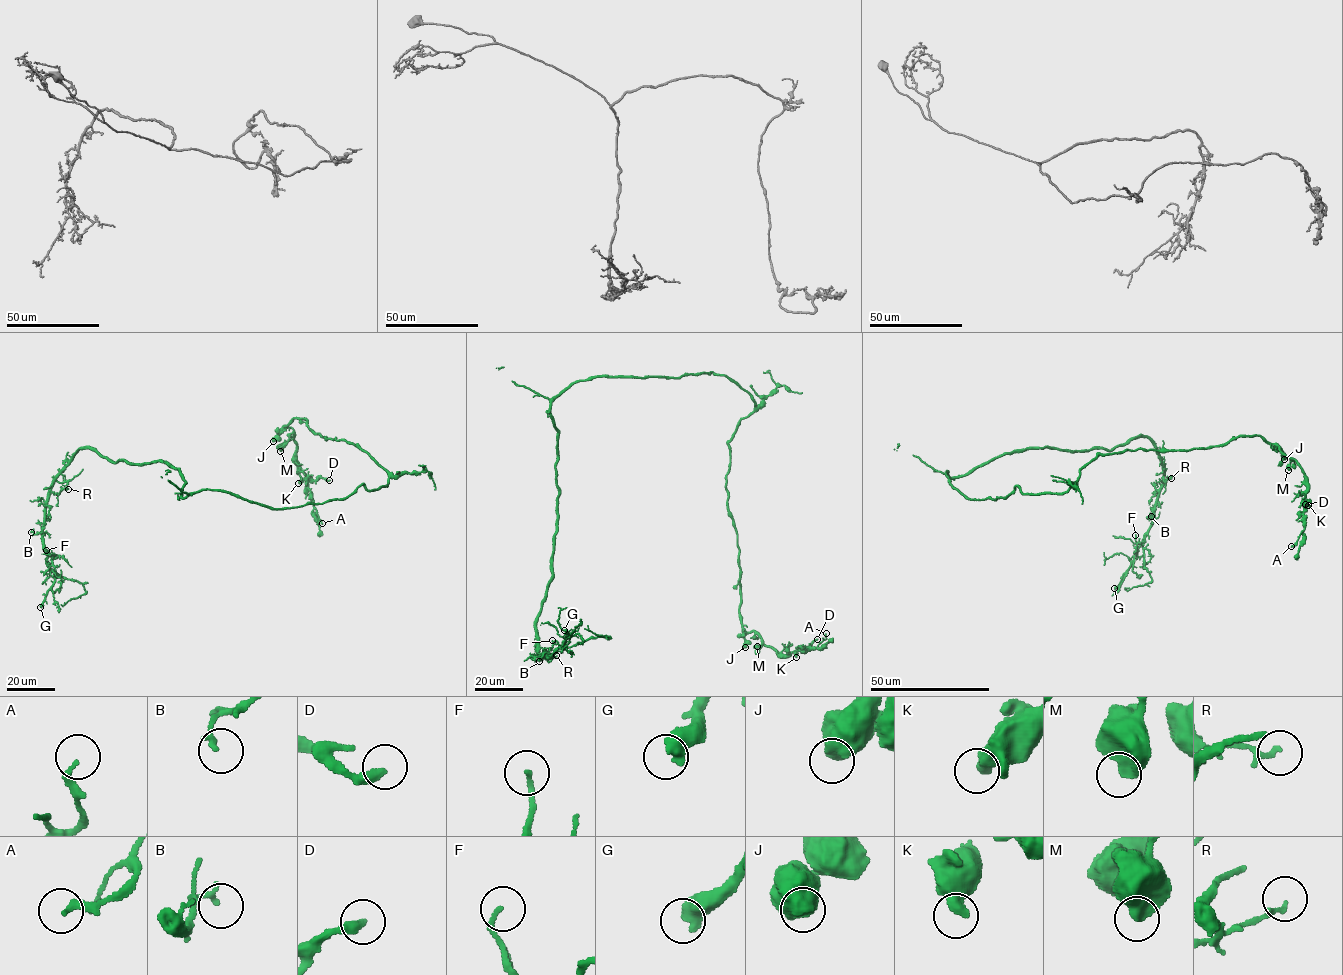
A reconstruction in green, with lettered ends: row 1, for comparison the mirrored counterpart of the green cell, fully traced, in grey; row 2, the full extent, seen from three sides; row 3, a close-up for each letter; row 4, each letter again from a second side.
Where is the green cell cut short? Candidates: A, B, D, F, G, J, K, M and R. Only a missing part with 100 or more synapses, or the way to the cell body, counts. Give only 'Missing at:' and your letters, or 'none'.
Missing at: G

